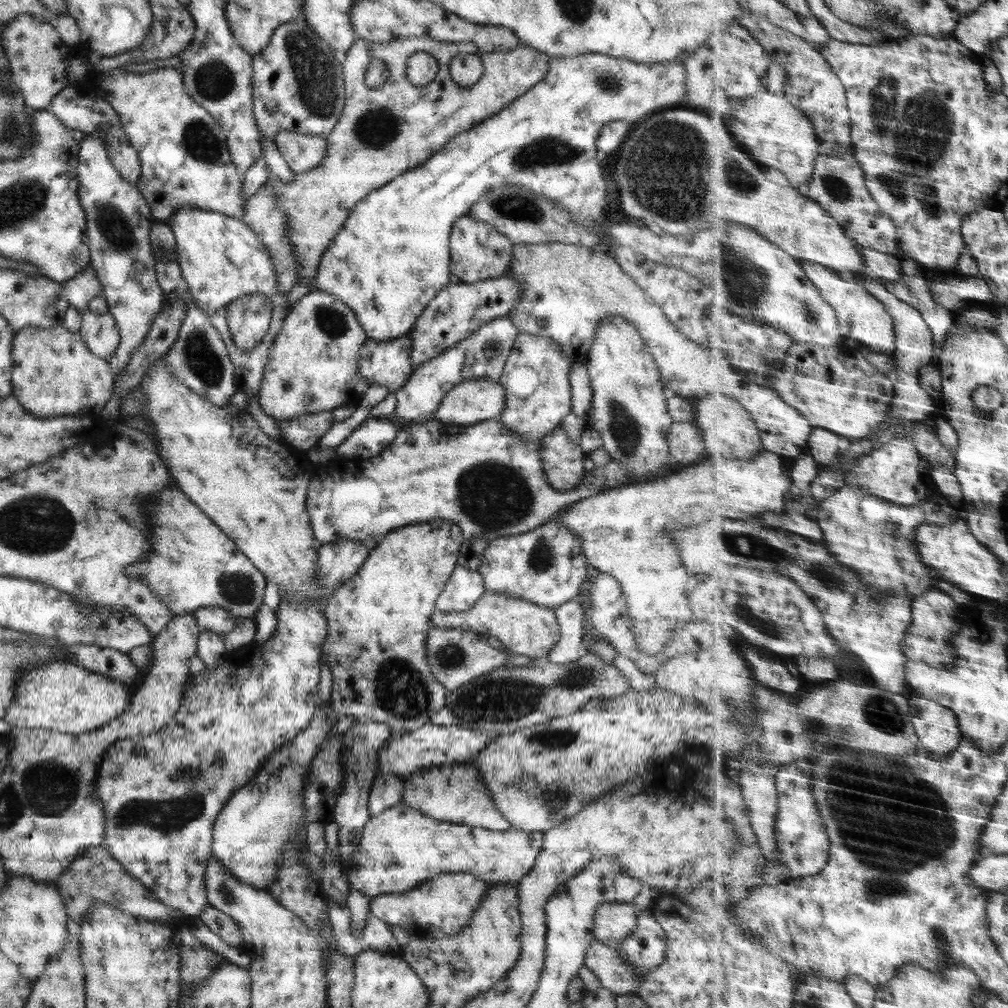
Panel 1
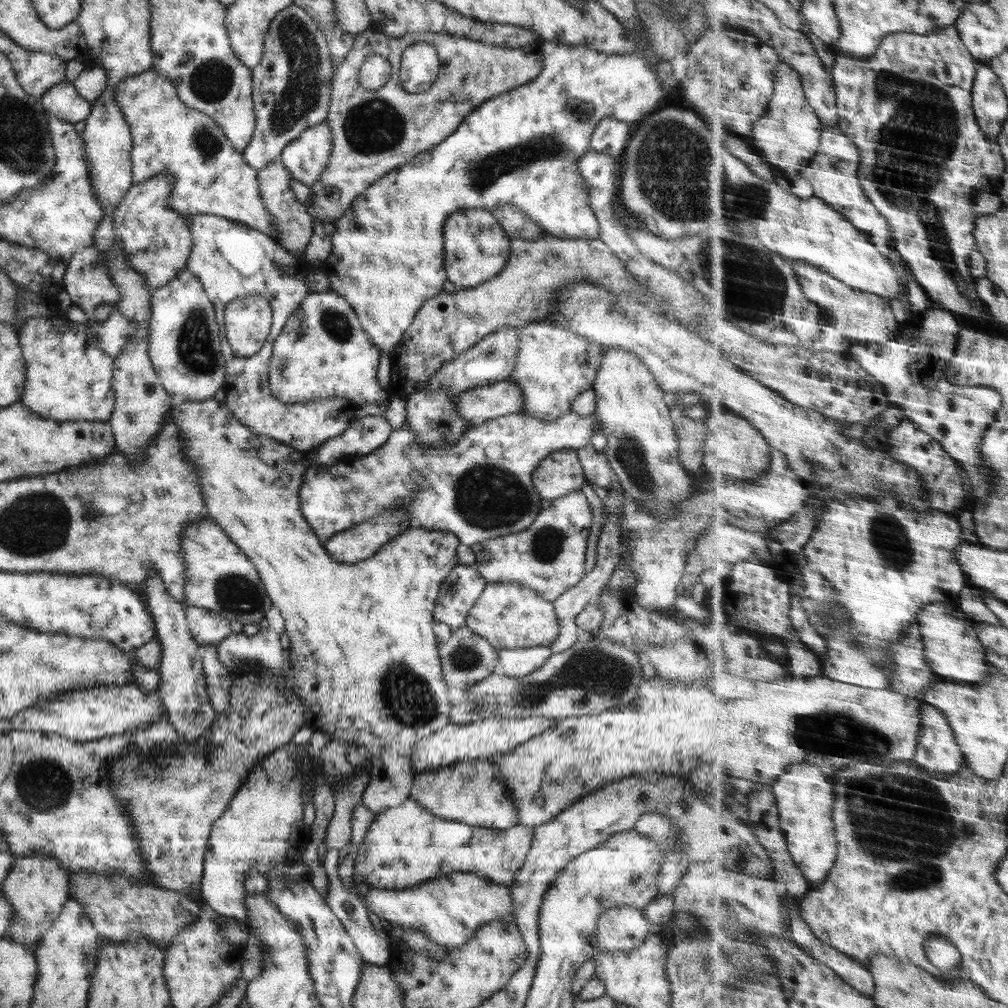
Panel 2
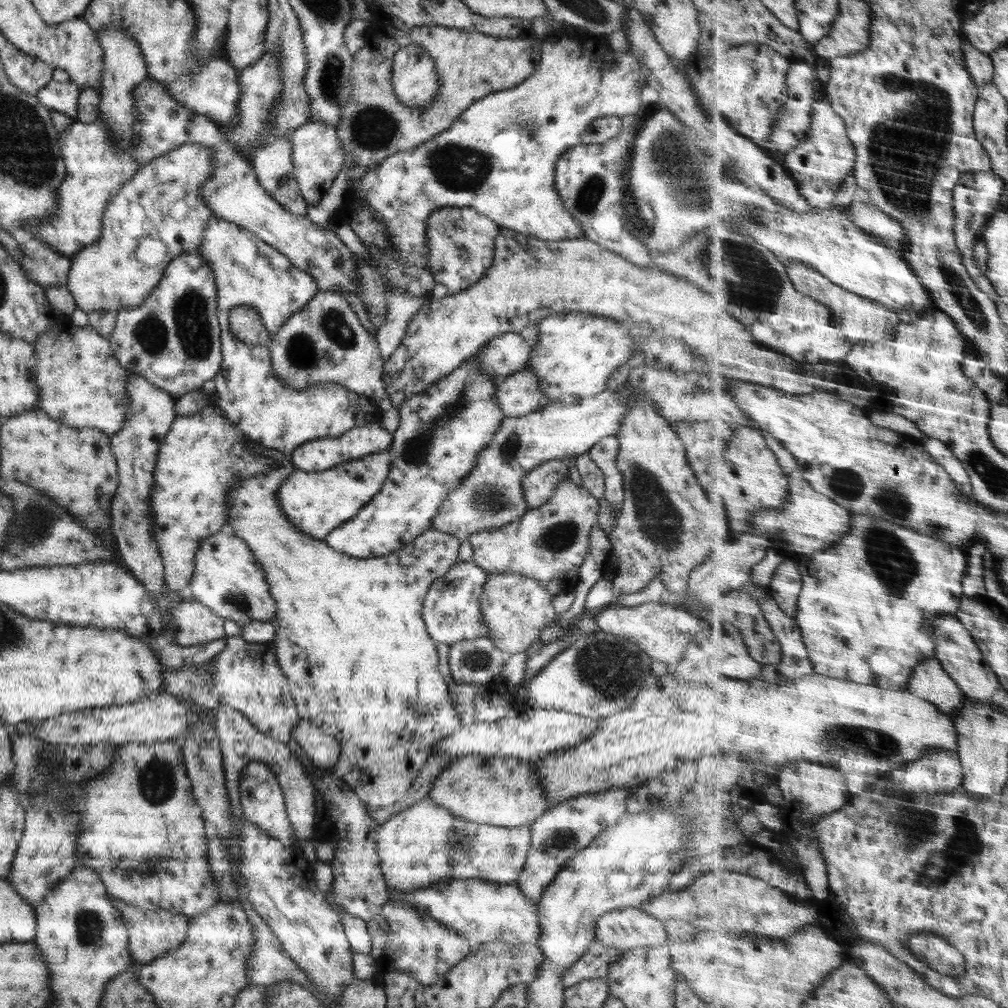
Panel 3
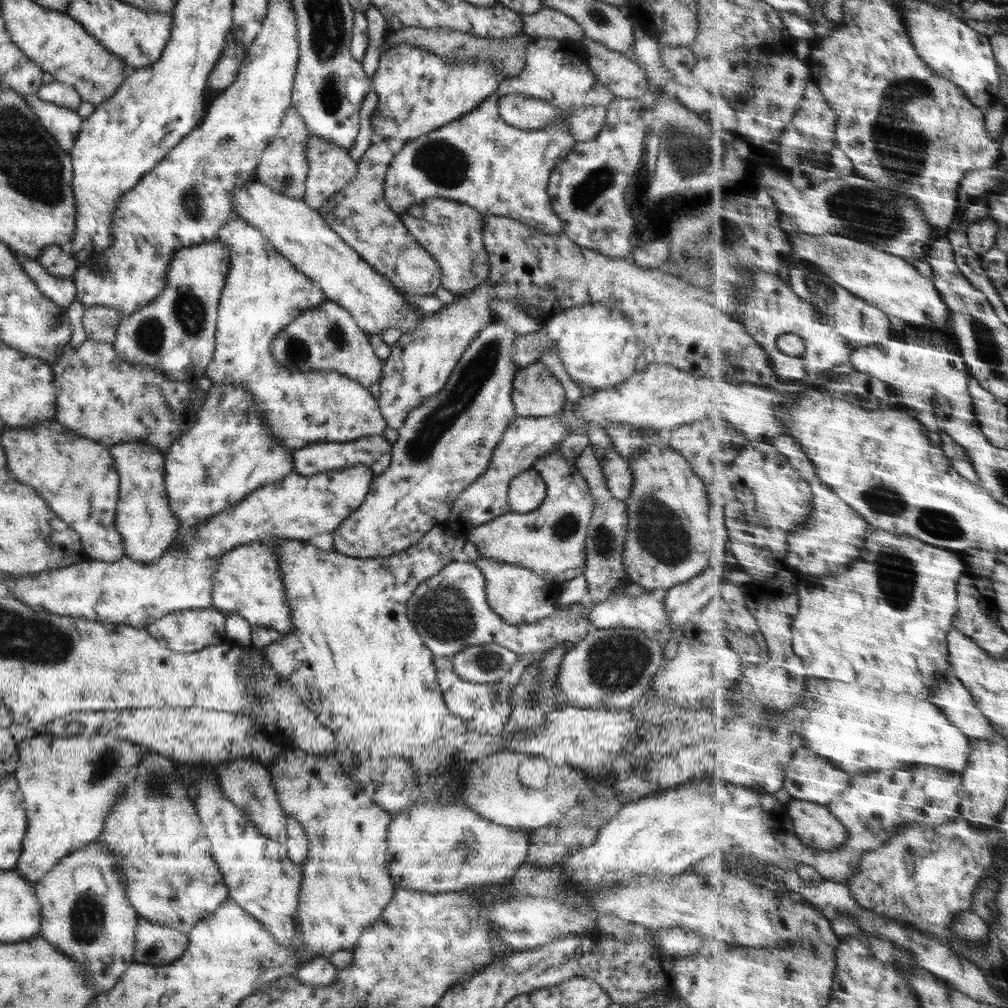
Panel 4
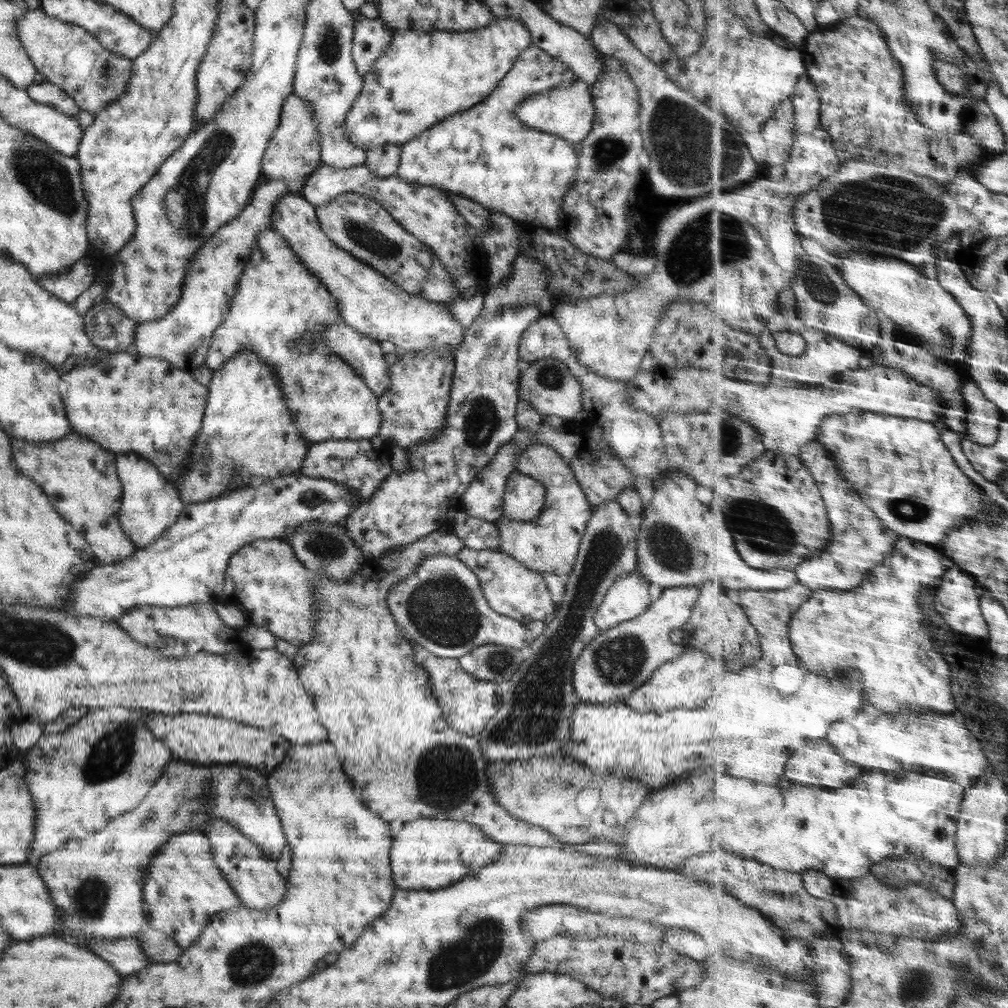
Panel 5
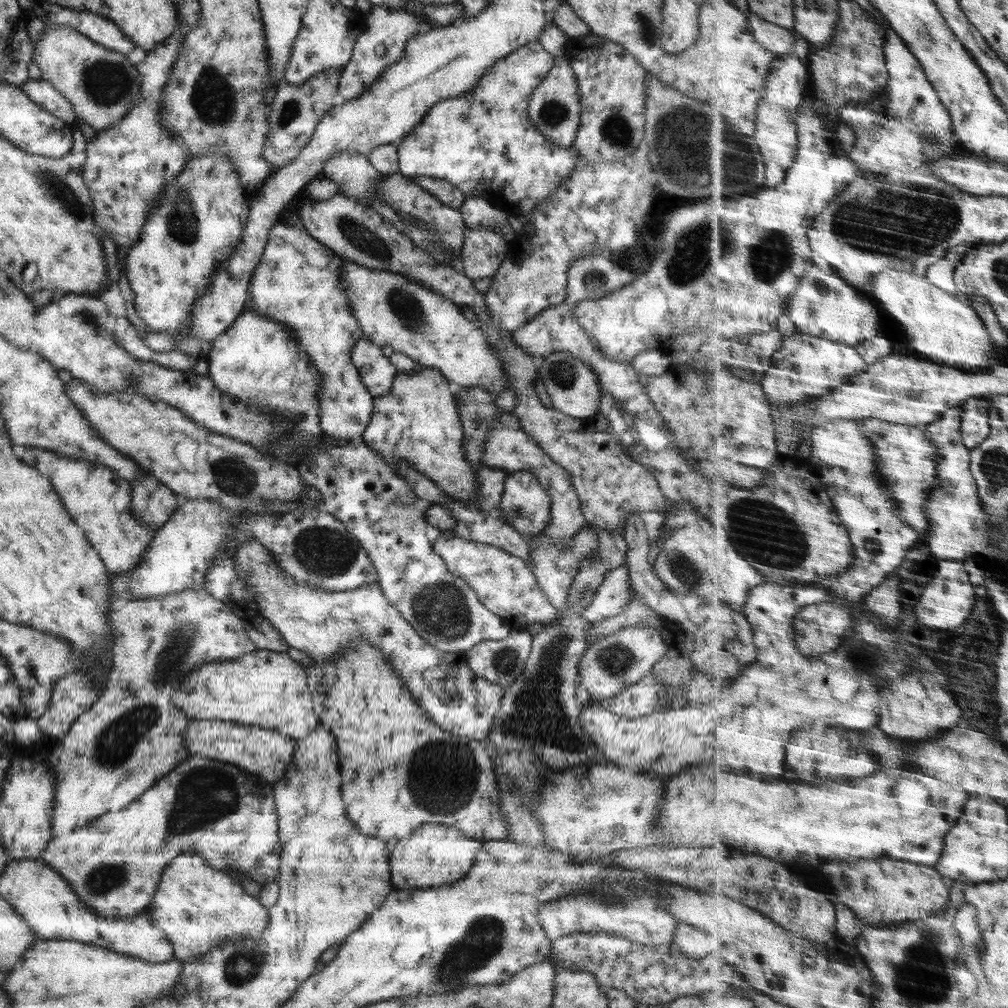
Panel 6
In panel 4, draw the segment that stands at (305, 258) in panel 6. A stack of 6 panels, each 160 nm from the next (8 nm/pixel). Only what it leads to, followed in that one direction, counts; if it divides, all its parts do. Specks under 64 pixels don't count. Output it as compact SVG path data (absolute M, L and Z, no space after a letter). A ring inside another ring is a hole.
M229 217L225 221L225 224L217 231L215 239L219 239L227 247L230 259L216 310L213 354L210 356L209 362L205 367L204 376L209 378L212 383L233 383L248 390L249 394L254 398L254 403L260 412L260 417L264 420L264 427L275 440L278 440L278 443L281 444L282 447L285 447L290 451L297 450L298 448L313 442L345 442L355 440L360 436L382 434L386 422L380 415L378 402L369 394L368 390L363 388L363 386L357 384L354 380L339 374L337 371L298 372L297 369L288 369L278 365L276 360L273 360L273 357L271 356L270 341L273 340L273 337L277 335L283 327L287 326L287 324L289 324L300 312L315 308L321 304L321 301L324 299L324 294L321 292L320 288L314 282L311 282L302 272L299 272L284 256L281 256L277 250L275 250L275 247L256 228L253 228L250 224L247 224L245 220L241 220L239 217Z

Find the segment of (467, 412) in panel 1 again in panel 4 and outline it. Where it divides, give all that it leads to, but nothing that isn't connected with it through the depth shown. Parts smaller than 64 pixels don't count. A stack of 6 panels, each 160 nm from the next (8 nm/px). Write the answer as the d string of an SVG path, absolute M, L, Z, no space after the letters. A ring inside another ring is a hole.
M539 361L514 371L510 394L516 416L553 416L567 401L557 377Z

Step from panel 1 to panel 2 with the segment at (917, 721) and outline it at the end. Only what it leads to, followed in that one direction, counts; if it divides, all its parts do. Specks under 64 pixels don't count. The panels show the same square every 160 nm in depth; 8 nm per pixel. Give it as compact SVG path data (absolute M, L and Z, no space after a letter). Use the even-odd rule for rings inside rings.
M923 701L920 744L913 759L927 774L945 780L964 766L964 752L959 748L946 714Z

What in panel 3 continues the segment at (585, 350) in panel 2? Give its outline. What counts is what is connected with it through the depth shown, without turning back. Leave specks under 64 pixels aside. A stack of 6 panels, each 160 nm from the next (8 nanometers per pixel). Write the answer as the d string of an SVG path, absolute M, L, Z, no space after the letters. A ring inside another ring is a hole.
M580 312L552 314L538 321L535 328L538 335L536 342L531 346L531 354L525 368L536 374L540 389L549 403L553 403L559 394L574 394L577 399L599 394L606 388L609 375L620 366L624 366L634 352L630 343L632 338L619 328L619 323L594 314Z

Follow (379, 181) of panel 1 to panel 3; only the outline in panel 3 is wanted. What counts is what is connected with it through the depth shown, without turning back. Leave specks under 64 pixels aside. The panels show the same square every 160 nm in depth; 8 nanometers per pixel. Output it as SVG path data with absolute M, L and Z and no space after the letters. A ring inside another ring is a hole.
M373 24L371 26L367 26L365 35L364 35L364 44L361 46L361 49L357 51L357 53L353 54L351 69L349 69L349 86L351 86L351 93L349 93L348 101L341 107L341 119L339 119L339 123L335 126L337 138L340 140L343 152L345 154L345 161L348 161L351 158L355 160L355 167L347 167L347 176L349 177L349 181L351 185L355 180L360 180L361 176L365 174L364 170L367 165L377 164L377 162L382 161L386 156L393 154L394 152L405 151L408 148L417 146L422 142L425 142L427 139L430 139L434 134L440 133L442 130L445 130L455 122L456 116L459 116L472 101L481 98L491 92L496 92L499 90L507 90L509 88L513 88L517 84L520 84L522 80L525 80L527 76L533 75L533 72L537 71L538 61L540 60L540 44L542 41L540 39L535 38L533 35L529 37L515 37L512 39L500 39L499 37L482 35L478 32L465 32L457 30L456 28L449 27L438 27L438 26L424 26L424 27L394 27L393 25L385 25L385 24ZM410 44L416 44L417 47L421 47L421 49L425 49L427 53L429 53L429 57L431 57L431 61L436 65L435 71L437 74L437 95L436 98L433 99L433 102L427 109L409 109L407 106L401 104L395 95L393 95L392 85L391 85L391 59L393 58L393 54L404 47L409 47Z

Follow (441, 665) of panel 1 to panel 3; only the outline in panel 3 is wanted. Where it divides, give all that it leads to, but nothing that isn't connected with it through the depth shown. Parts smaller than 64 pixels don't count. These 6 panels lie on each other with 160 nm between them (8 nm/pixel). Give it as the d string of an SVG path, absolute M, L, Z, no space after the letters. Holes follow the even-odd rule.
M478 636L449 646L447 664L455 683L496 683L504 655L489 637Z

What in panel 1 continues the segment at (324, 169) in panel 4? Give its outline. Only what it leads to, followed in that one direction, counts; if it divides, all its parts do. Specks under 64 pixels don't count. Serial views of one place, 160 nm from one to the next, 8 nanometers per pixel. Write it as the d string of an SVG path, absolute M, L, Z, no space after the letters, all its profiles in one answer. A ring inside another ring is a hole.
M282 130L275 135L274 143L292 172L307 172L325 156L326 139L322 136Z

